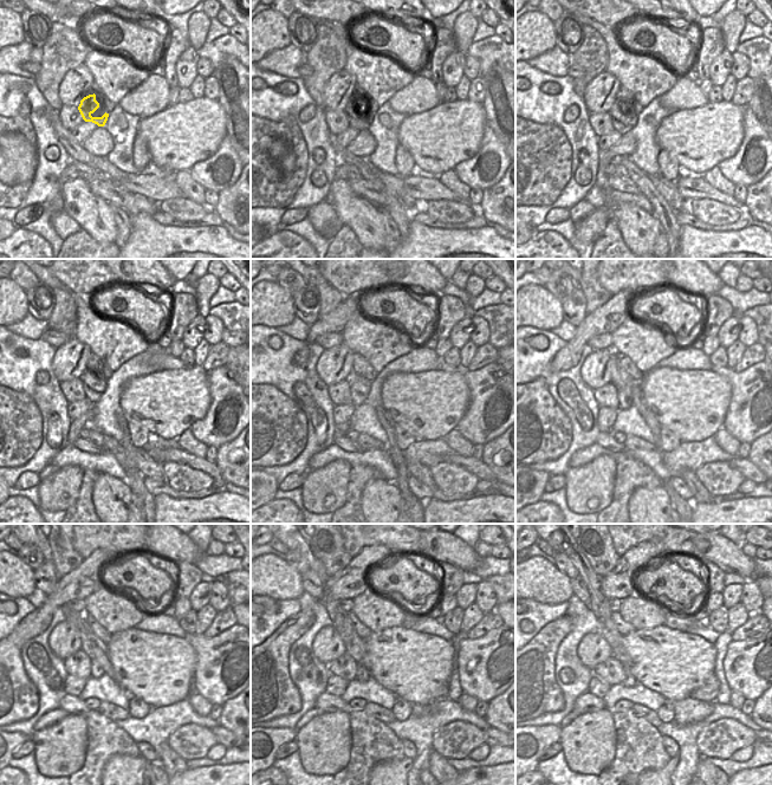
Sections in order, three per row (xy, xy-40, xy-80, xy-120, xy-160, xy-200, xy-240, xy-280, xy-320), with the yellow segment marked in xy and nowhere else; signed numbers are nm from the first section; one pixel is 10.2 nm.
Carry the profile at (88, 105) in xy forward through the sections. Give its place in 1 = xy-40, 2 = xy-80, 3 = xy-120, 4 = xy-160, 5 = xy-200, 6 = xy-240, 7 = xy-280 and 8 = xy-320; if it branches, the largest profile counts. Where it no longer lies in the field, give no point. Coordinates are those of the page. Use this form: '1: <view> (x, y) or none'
1: xy-40 (358, 119)
2: xy-80 (623, 119)
3: xy-120 (95, 385)
4: xy-160 (359, 387)
5: xy-200 (624, 395)
6: xy-240 (97, 672)
7: xy-280 (362, 674)
8: xy-320 (629, 681)

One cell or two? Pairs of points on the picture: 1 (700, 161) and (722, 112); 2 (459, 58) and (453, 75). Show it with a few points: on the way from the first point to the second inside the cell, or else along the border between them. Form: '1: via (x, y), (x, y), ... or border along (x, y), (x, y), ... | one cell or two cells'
1: via (702, 149), (702, 142), (720, 124) | one cell
2: via (455, 62), (453, 71) | one cell

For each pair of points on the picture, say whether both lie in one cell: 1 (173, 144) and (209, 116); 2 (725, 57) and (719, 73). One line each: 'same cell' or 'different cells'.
1: same cell
2: same cell

